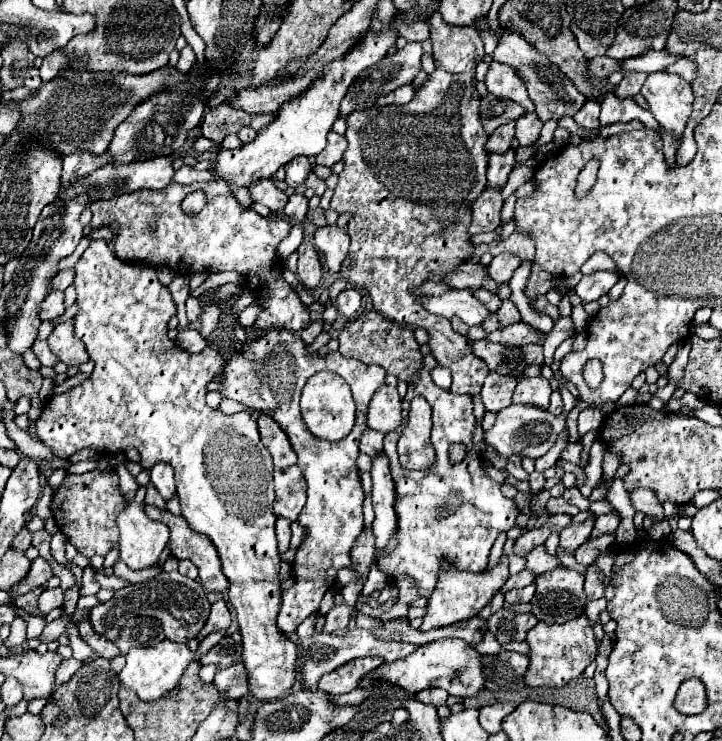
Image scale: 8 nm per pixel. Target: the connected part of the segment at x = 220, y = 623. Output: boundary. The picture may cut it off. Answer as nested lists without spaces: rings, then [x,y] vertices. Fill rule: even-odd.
[[[218,600],[212,604],[212,610],[210,610],[210,616],[208,616],[208,622],[206,626],[202,628],[202,632],[198,634],[198,640],[206,638],[208,634],[212,632],[220,632],[220,630],[226,630],[230,626],[230,612],[228,612],[228,606],[224,600]]]

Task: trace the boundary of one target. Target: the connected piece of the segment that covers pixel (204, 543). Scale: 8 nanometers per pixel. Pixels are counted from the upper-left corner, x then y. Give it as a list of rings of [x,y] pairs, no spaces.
[[[146,506],[146,514],[152,520],[164,522],[170,528],[170,556],[176,560],[192,560],[198,568],[198,578],[202,586],[210,592],[226,592],[228,590],[228,580],[222,574],[220,568],[220,558],[216,548],[206,540],[206,536],[194,532],[188,528],[184,516],[174,516],[168,510],[158,510],[156,506]]]

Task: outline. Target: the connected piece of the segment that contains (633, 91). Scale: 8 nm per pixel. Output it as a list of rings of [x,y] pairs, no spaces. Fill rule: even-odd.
[[[644,72],[625,74],[615,89],[615,95],[619,98],[634,97],[640,92],[640,88],[642,88],[642,84],[644,84],[646,78],[648,78],[648,74]]]

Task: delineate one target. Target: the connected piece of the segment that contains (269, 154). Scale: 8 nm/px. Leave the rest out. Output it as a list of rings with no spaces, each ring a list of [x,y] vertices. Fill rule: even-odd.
[[[394,22],[382,34],[376,34],[372,30],[366,32],[366,36],[362,36],[362,42],[356,48],[352,48],[352,52],[348,52],[344,58],[330,62],[324,68],[324,76],[318,78],[302,96],[298,96],[298,100],[282,104],[282,108],[278,110],[278,120],[262,128],[254,142],[242,146],[240,150],[222,148],[210,170],[222,180],[230,180],[236,186],[250,188],[252,180],[256,182],[262,178],[272,178],[278,168],[282,168],[296,156],[316,156],[318,152],[322,152],[322,148],[326,146],[326,134],[338,118],[338,104],[346,94],[346,88],[354,82],[354,76],[358,76],[358,72],[382,60],[388,54],[388,48],[396,44],[396,38],[398,34],[394,30]]]

